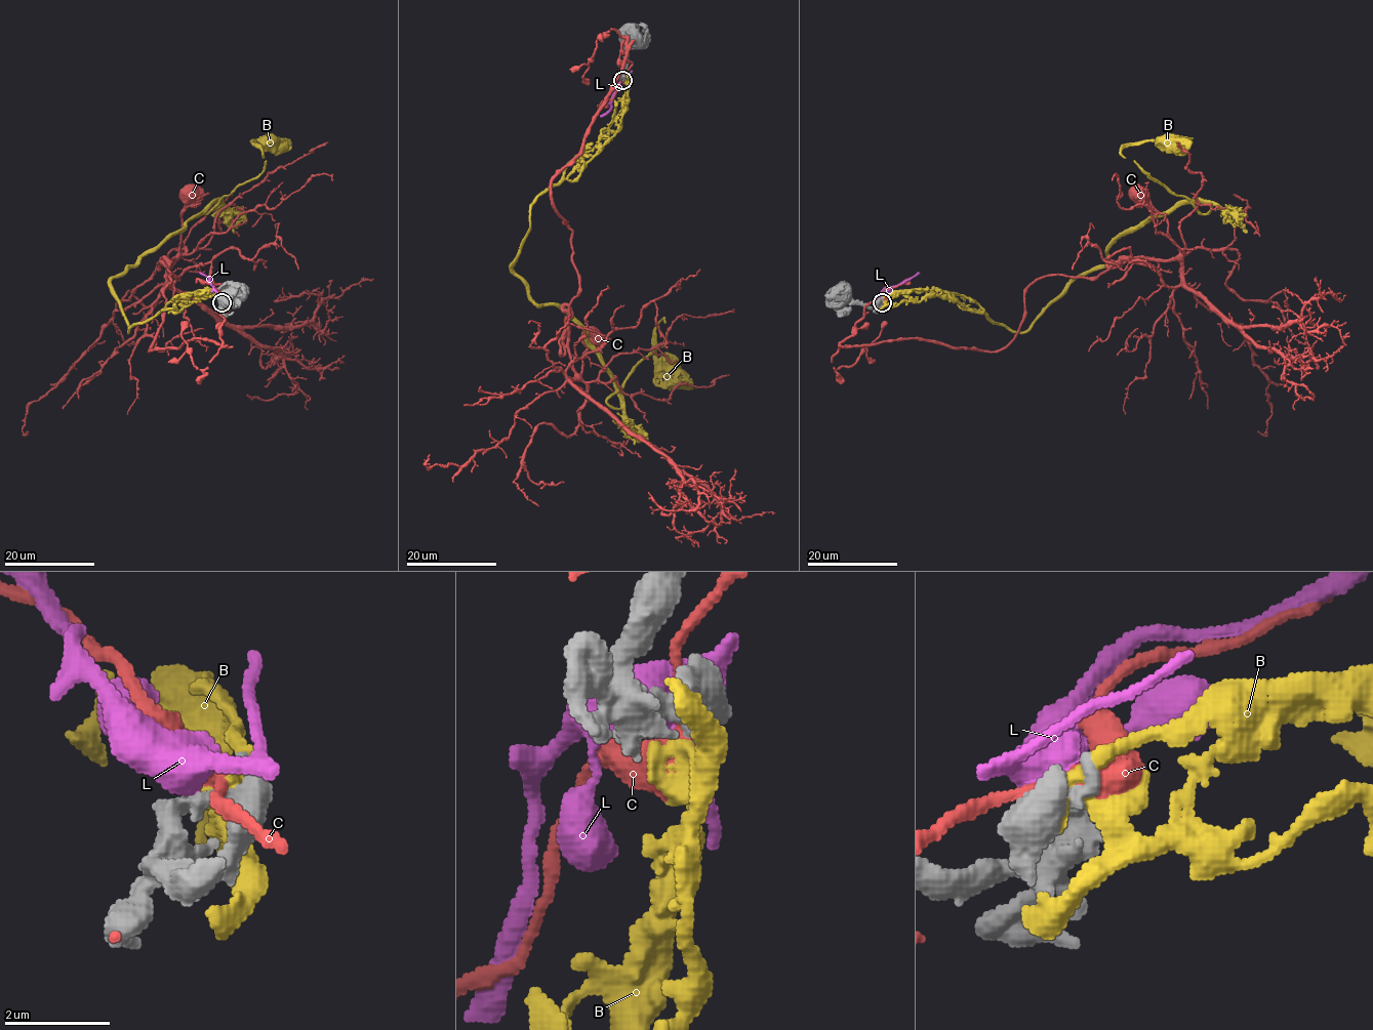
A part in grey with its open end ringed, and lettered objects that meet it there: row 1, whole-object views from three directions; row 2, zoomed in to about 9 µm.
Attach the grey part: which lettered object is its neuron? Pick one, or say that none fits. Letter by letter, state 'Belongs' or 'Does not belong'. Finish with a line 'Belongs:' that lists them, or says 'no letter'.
B: Does not belong
C: Does not belong
L: Does not belong
Belongs: no letter

